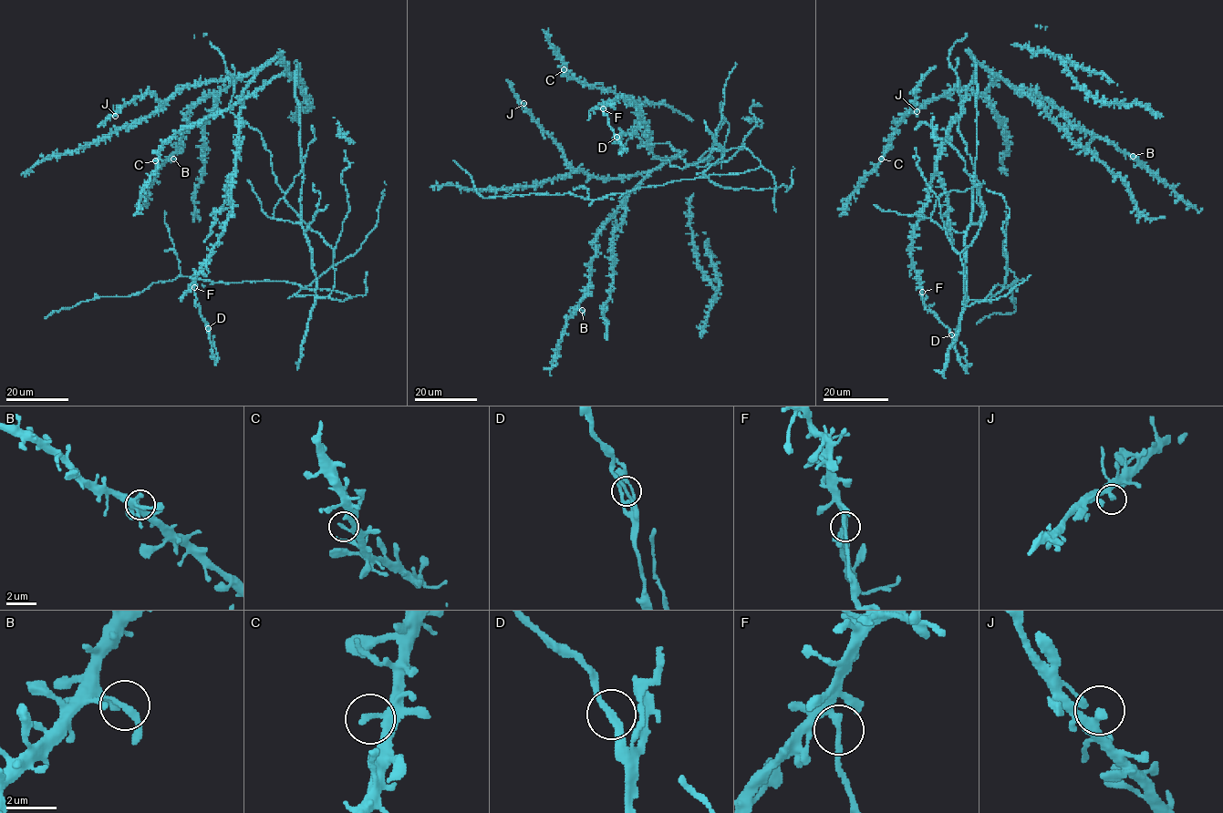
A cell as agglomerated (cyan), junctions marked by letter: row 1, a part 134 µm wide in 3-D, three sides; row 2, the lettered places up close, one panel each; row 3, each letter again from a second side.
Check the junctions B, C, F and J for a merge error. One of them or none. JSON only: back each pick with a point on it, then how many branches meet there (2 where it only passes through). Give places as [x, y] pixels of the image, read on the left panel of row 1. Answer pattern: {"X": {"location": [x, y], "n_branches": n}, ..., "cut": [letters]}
{"F": {"location": [194, 287], "n_branches": 2}, "cut": ["F"]}

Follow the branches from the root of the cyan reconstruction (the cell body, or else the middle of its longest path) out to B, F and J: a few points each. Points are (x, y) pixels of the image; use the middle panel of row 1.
B: (709, 164), (687, 164), (668, 142), (648, 145), (667, 160), (594, 240), (582, 310)
F: (709, 164), (701, 167), (687, 164), (668, 142), (649, 144), (639, 109), (631, 100), (617, 97), (602, 108)
J: (709, 164), (687, 164), (668, 142), (650, 144), (667, 159), (657, 167), (591, 177), (568, 162), (523, 103)

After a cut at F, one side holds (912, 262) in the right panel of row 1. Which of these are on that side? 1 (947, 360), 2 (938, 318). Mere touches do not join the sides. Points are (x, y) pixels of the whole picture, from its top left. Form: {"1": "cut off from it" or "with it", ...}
{"1": "with it", "2": "cut off from it"}

